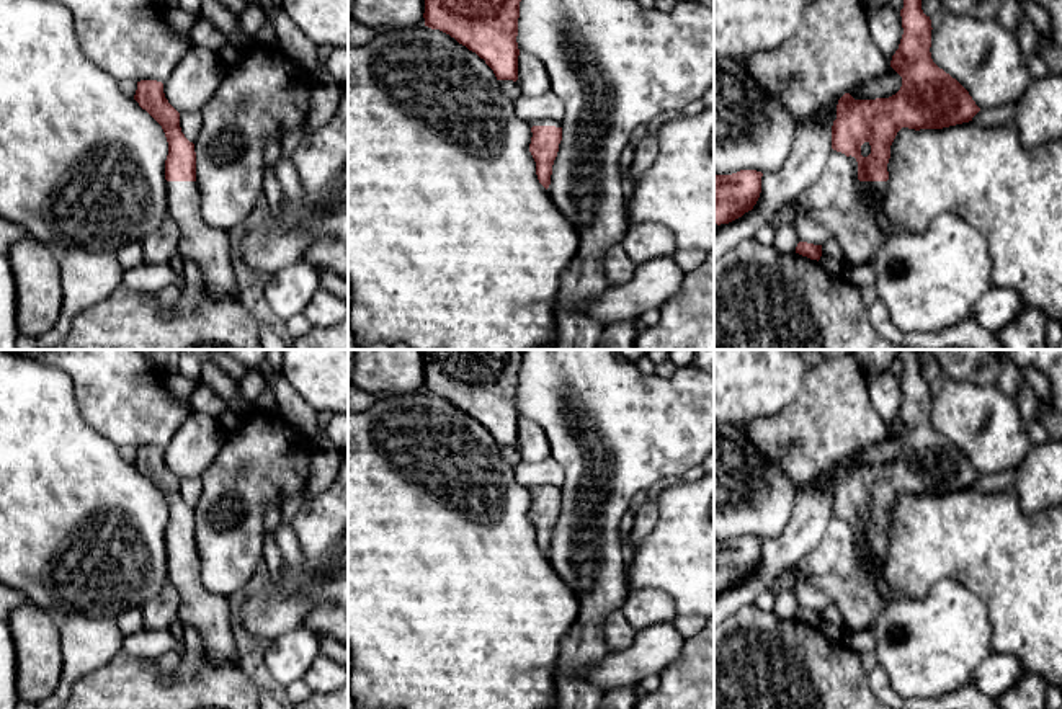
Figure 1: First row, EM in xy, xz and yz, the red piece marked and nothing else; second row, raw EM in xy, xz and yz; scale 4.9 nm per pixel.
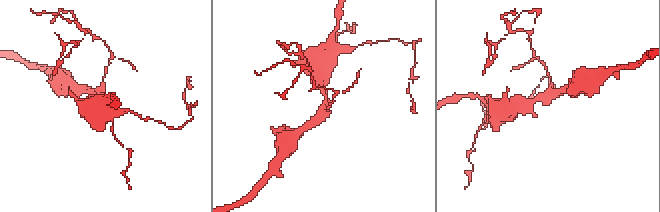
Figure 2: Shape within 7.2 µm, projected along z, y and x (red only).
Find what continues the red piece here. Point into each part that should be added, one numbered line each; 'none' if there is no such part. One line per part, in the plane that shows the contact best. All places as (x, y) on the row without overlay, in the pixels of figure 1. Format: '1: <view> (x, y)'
1: yz (870, 559)

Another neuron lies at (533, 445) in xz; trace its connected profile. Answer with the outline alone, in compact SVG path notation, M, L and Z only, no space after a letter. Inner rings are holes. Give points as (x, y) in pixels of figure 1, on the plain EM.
M521 417L518 421L516 448L521 454L521 461L526 461L526 462L541 462L552 456L552 451L542 426Z

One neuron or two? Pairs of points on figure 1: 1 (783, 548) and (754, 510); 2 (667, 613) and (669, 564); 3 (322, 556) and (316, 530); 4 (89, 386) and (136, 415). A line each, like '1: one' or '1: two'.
1: two
2: two
3: one
4: one

